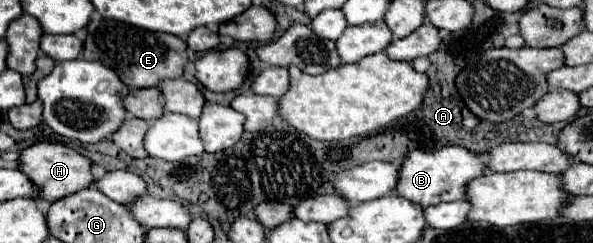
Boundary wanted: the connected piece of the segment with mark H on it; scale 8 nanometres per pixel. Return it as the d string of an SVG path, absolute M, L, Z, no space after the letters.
M37 142L29 146L27 150L23 150L21 152L21 172L25 172L41 188L39 198L45 198L49 202L55 202L63 196L89 188L95 182L95 176L91 174L91 160L55 142Z

